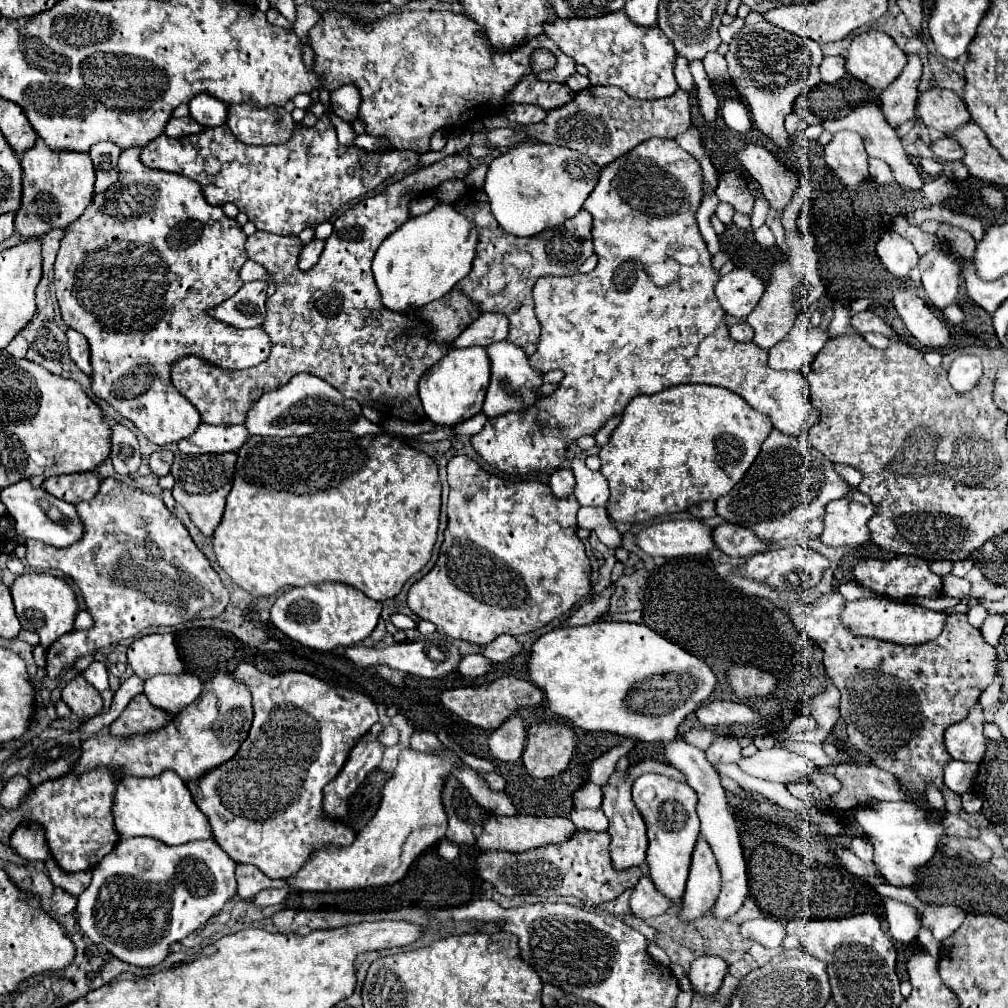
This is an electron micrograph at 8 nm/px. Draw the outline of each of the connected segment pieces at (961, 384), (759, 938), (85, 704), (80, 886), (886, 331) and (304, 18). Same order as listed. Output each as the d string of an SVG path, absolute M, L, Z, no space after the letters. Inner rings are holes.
M958 355L950 369L948 369L948 381L958 393L970 391L982 375L982 361L976 355Z
M770 917L748 919L738 927L738 931L744 939L752 939L764 947L778 947L782 945L782 939L784 939L782 923Z
M74 677L62 691L62 701L70 707L70 711L80 719L92 719L102 713L102 697L100 693L82 677Z
M48 859L46 861L46 867L48 867L48 873L50 873L52 883L56 887L72 893L72 895L80 895L90 885L90 879L92 879L92 873L90 871L66 873L66 871L62 871L62 867L58 863L54 863L54 859Z
M860 311L852 317L852 329L858 333L866 333L866 331L878 331L882 335L886 335L892 341L898 341L898 335L872 311Z
M298 7L296 13L298 13L298 17L296 17L296 23L294 23L294 33L302 41L308 41L306 37L310 33L310 29L316 25L316 21L320 19L320 15L314 9L310 9L310 7Z

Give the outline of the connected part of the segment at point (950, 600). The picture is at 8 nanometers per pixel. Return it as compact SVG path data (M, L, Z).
M940 595L940 599L920 599L916 601L918 605L924 605L926 609L936 609L936 611L950 611L954 605L960 603L960 599L954 599L954 597L948 597L948 595Z

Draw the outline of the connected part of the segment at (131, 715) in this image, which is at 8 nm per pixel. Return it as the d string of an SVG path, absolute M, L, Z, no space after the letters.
M136 695L128 707L122 711L122 715L110 725L112 737L136 737L146 735L152 731L160 731L168 723L172 723L176 715L154 707L146 695Z

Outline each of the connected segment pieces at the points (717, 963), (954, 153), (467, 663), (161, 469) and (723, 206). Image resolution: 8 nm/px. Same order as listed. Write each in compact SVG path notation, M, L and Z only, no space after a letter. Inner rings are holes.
M706 955L706 957L698 957L692 961L688 979L690 979L694 993L698 993L700 997L710 997L718 993L726 973L728 973L728 965L724 959Z
M940 137L940 139L932 141L930 151L942 161L962 159L962 147L958 147L958 143L954 143L954 139L948 139L948 137Z
M464 655L460 661L460 673L464 677L486 677L492 671L492 661L484 655Z
M156 451L156 453L152 453L150 455L150 469L152 469L152 473L156 473L158 477L168 475L172 459L174 459L172 451Z
M718 203L716 207L716 217L724 223L730 225L732 223L732 215L734 215L734 207L730 203Z

